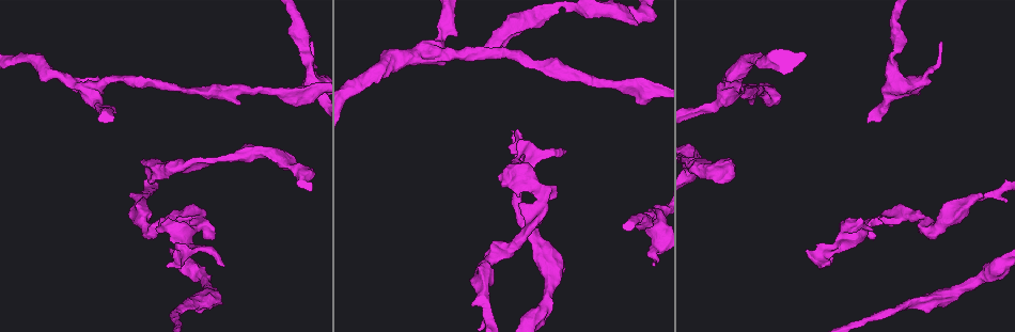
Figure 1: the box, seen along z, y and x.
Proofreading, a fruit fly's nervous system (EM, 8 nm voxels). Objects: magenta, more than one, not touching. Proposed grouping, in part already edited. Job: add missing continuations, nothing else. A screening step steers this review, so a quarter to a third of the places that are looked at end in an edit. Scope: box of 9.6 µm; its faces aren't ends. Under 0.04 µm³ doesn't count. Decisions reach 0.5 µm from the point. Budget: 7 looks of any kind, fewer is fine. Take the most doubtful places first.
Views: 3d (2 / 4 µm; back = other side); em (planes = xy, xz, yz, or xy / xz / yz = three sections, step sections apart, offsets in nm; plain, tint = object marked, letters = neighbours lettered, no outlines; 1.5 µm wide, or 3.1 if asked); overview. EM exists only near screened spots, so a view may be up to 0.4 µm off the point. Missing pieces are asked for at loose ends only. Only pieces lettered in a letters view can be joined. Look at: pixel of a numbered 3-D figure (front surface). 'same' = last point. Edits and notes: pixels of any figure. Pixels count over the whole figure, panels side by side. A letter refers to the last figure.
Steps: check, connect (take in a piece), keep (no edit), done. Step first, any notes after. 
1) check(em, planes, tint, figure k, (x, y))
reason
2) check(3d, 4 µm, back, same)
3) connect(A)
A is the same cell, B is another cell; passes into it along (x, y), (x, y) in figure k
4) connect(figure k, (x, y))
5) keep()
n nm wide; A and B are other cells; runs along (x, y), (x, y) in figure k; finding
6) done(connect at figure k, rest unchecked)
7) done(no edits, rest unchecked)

check(em, planes, letters, figure 1, (655, 265))
an open end

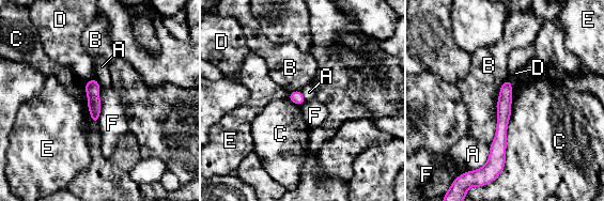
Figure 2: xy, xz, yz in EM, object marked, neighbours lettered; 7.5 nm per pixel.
keep()
A, B, C, D, E and F are other cells; border along (101, 89), (101, 113), (97, 123) in figure 2; no lettered piece goes on from it

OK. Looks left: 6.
check(3d, 2 µm, figure 1, (556, 197))
free end

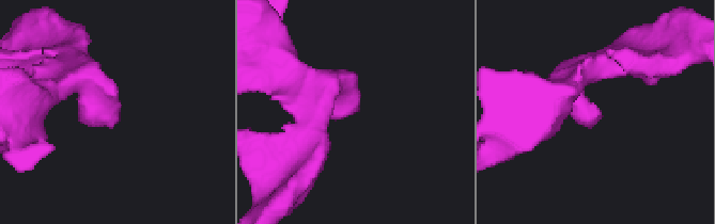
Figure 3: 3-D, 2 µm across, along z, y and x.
check(em, xz, step 8, letters, figure 3, (116, 118))
shape alone is not enough

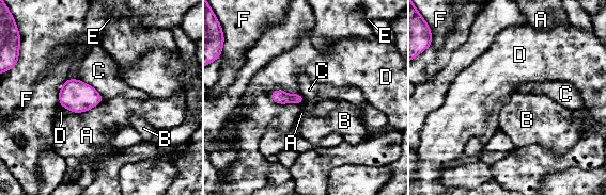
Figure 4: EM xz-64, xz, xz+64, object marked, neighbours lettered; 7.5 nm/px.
keep()
A, B, C, D, E and F are other cells; border along (80, 80), (90, 84), (105, 99) in figure 4; none of them fits

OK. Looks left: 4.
check(em, planes, letters, figure 1, (519, 131))
tapers out

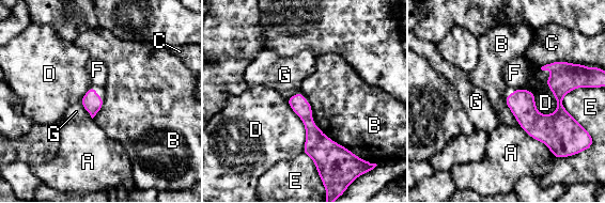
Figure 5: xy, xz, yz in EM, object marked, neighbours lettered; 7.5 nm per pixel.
keep()
A, B, C, D, E, F and G are other cells; runs along (298, 95), (321, 162) in figure 5; none of them fits

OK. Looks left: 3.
done(no edits, rest unchecked)

